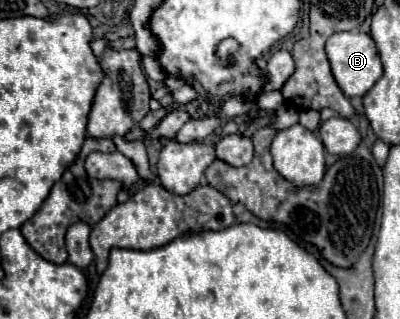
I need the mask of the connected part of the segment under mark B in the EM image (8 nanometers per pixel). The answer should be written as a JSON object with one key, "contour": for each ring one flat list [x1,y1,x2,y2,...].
{"contour":[[358,30,332,34,326,42,326,54,328,54,330,66,332,66,332,74,340,86,340,90,348,98,364,96,382,76,382,62,380,62,376,44,370,34,362,34]]}

